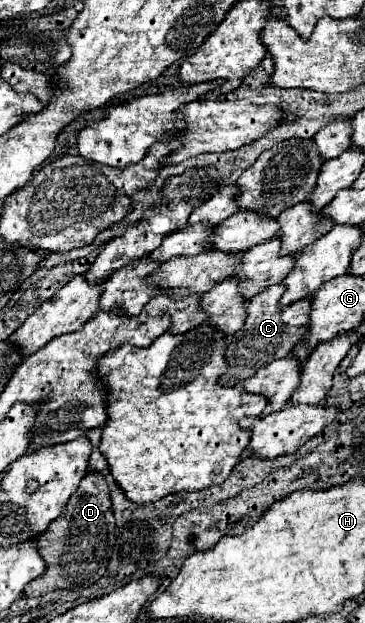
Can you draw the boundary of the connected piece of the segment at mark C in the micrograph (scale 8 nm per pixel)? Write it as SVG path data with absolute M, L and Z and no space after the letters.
M280 282L280 284L268 286L266 290L262 290L262 294L256 294L248 302L248 308L246 308L248 318L246 318L242 330L238 330L238 334L228 338L226 360L230 364L230 370L226 372L226 376L220 378L222 384L240 386L246 378L254 376L258 372L258 368L264 366L266 362L272 362L274 358L284 358L286 354L290 354L290 350L294 350L294 346L302 342L304 334L308 334L312 298L300 298L298 302L292 302L290 306L282 308L280 298L284 292L286 292L286 286L284 286L284 282Z

